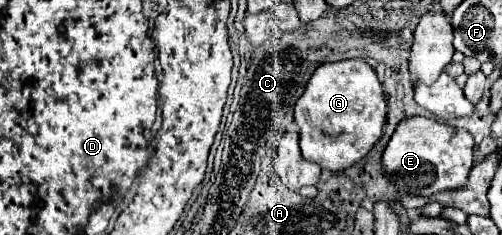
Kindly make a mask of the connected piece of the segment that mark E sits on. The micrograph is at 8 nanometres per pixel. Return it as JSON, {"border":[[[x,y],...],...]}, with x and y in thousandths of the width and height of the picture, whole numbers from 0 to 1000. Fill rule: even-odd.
{"border":[[[807,502],[787,545],[767,647],[763,706],[799,826],[859,834],[886,809],[922,800],[942,715],[942,579],[926,545],[902,545],[863,502]]]}

